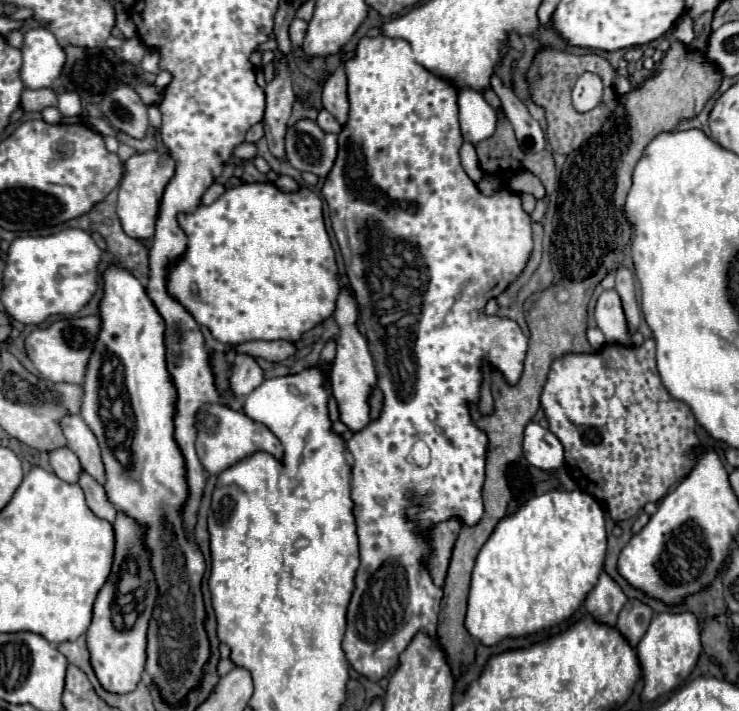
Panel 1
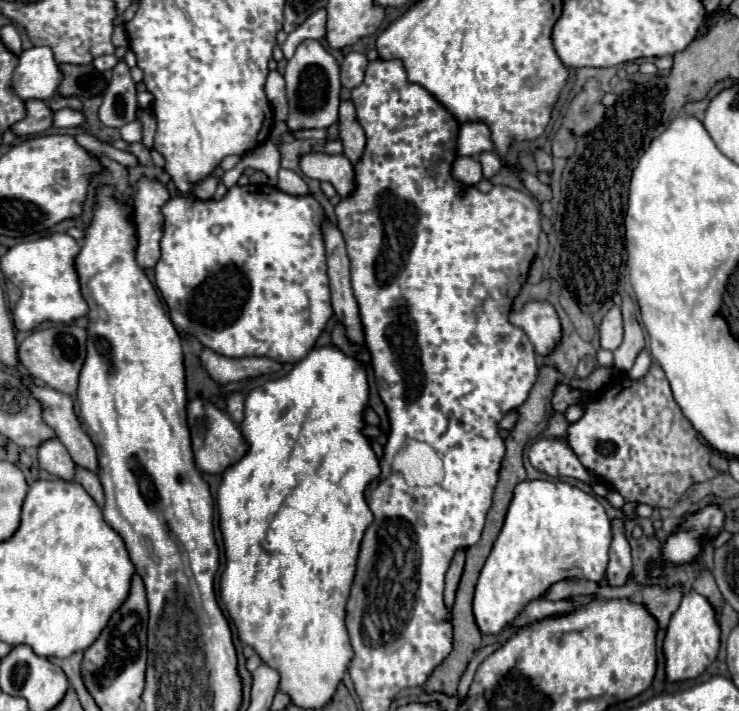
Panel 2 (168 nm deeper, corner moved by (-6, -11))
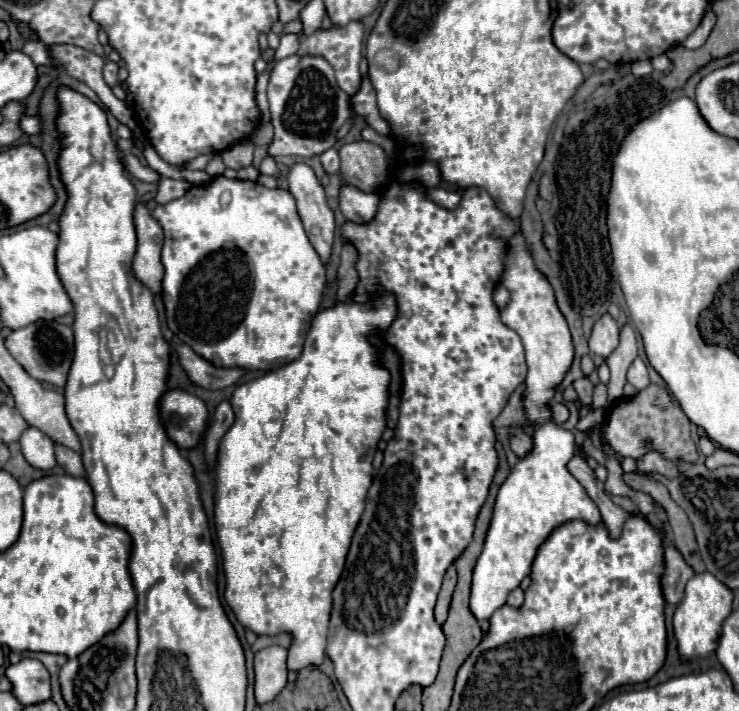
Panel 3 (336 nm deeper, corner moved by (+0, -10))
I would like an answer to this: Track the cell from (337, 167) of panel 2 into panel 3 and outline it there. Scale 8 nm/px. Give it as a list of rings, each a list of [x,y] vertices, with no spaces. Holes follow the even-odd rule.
[[[344,183],[344,187],[340,187],[340,211],[348,221],[356,221],[356,223],[364,223],[370,221],[376,213],[378,201],[380,197],[374,193],[364,193],[358,187],[352,187],[348,183]]]

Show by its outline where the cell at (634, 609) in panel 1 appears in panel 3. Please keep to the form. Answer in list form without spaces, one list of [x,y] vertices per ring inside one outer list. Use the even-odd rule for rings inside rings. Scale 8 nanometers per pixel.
[[[676,547],[664,549],[664,573],[662,573],[662,595],[668,605],[678,605],[684,595],[686,581],[692,577],[692,569],[684,563]]]

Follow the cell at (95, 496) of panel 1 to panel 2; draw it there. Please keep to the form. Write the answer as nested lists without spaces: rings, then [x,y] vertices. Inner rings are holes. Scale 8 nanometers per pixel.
[[[76,466],[76,474],[74,474],[74,480],[78,482],[78,484],[82,484],[84,486],[84,490],[96,500],[96,504],[98,506],[102,506],[104,504],[104,492],[102,492],[102,484],[100,484],[100,480],[98,480],[98,476],[96,476],[96,472],[90,472],[90,470],[86,470],[86,468],[80,468],[80,466]]]

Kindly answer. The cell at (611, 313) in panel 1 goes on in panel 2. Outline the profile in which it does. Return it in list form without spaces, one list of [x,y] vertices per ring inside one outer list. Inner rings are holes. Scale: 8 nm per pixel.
[[[612,306],[600,324],[600,346],[616,350],[622,344],[622,314],[618,306]]]

